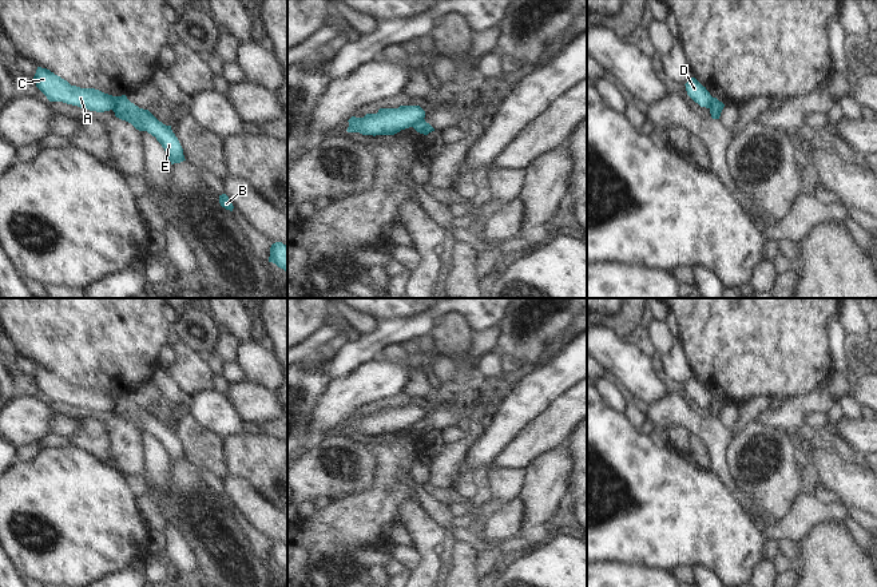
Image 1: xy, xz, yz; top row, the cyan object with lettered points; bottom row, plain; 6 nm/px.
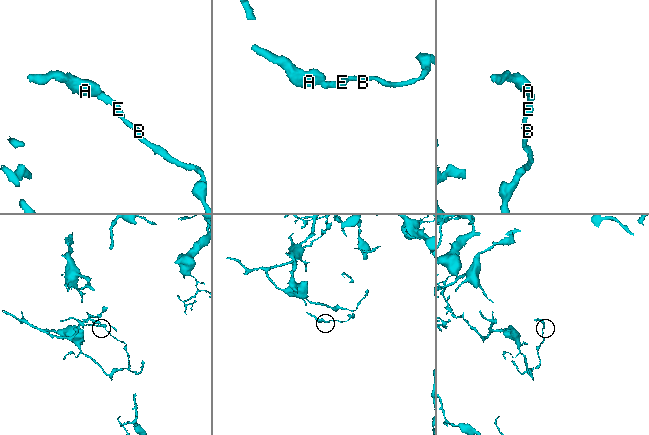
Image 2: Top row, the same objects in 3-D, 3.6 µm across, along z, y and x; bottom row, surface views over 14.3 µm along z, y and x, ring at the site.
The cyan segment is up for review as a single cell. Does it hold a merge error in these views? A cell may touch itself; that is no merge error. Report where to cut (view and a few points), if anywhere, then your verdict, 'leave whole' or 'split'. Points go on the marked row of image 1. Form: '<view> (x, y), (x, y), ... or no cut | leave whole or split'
xy (118, 96), (111, 108) | split

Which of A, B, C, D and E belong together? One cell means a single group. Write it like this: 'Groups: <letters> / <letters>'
Groups: A C D / B E

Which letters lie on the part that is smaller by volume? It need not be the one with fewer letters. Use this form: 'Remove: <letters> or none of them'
Remove: A, C, D

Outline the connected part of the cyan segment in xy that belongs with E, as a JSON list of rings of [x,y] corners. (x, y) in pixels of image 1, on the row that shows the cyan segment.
[[[122,95],[118,96],[112,111],[116,118],[131,123],[136,130],[147,131],[155,136],[164,148],[171,164],[186,160],[183,148],[172,132],[171,126],[159,122],[148,110],[139,108],[126,95]]]

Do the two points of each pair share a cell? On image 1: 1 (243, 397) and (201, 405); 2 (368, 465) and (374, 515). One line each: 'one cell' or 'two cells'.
1: two cells
2: two cells

